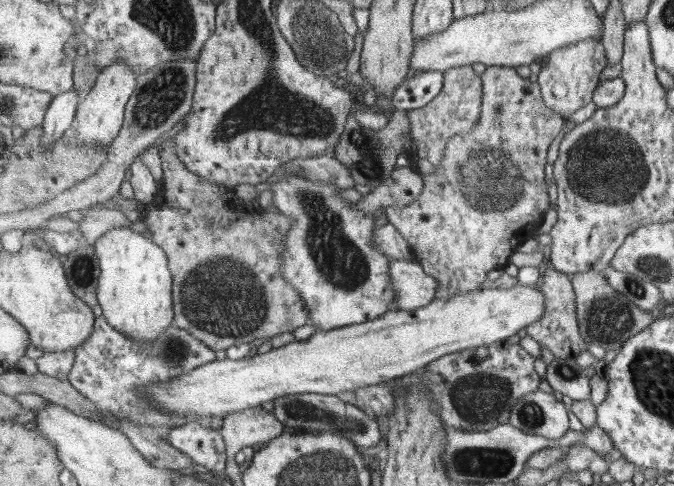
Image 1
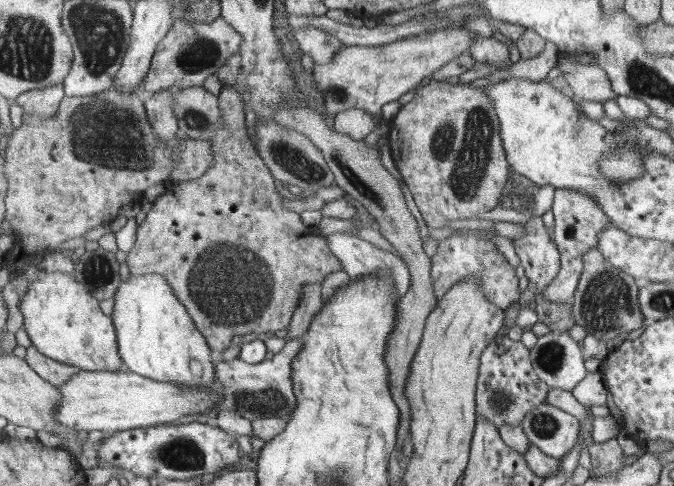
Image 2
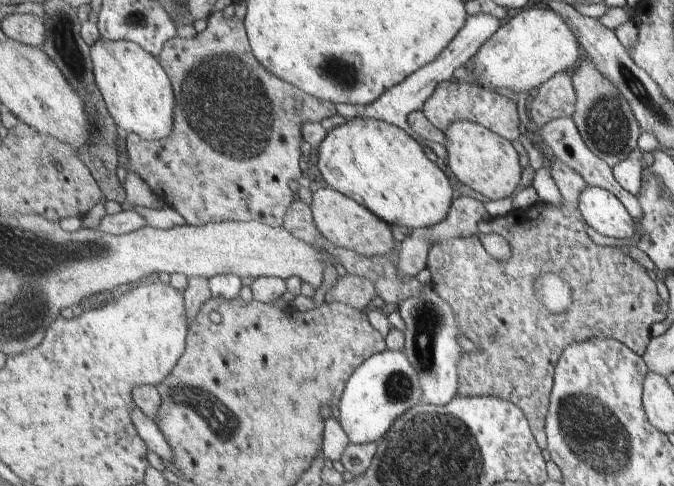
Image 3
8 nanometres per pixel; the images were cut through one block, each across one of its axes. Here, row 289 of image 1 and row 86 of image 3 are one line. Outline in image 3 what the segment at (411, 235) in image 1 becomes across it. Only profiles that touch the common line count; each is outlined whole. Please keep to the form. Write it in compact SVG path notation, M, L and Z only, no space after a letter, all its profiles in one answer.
M459 80L445 81L437 86L437 90L427 99L423 108L427 118L444 133L447 128L457 121L471 120L479 122L489 130L503 135L511 140L519 140L521 136L521 120L519 120L519 108L517 100L509 99L501 94L489 92L485 88L465 84Z

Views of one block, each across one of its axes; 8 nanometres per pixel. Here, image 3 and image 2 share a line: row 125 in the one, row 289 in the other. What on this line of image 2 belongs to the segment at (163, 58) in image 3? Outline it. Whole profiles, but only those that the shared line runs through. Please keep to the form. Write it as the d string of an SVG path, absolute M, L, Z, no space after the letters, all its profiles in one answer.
M222 88L219 93L221 125L218 126L215 136L207 139L213 144L213 165L209 167L209 170L203 176L191 181L177 182L171 179L163 181L164 193L156 198L151 209L145 213L145 218L137 220L139 222L137 242L133 249L127 253L127 264L131 274L145 275L145 273L159 273L165 276L169 284L174 288L175 295L186 305L197 329L207 338L211 350L220 353L223 350L227 350L229 346L233 346L231 343L233 336L251 336L251 333L264 336L267 332L275 333L290 327L293 315L303 298L304 287L319 286L327 280L327 276L331 272L341 272L341 270L344 270L343 263L339 260L339 257L331 252L331 248L327 244L326 235L318 235L316 228L305 225L297 205L289 203L286 198L279 196L277 190L275 190L275 180L273 180L275 178L272 176L269 166L263 160L258 149L256 149L256 146L249 139L249 134L247 134L244 103L242 101L243 98L241 98L241 94L236 92L236 89Z

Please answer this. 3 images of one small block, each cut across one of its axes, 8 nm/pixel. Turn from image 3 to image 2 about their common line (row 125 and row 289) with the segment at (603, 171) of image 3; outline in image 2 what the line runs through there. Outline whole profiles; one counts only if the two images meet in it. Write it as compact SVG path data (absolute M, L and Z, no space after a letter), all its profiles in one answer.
M559 188L555 194L553 208L555 228L552 238L557 244L557 248L562 252L562 267L556 279L542 292L545 299L550 301L565 303L571 300L573 302L575 291L577 291L585 267L583 256L593 248L598 248L599 234L613 224L611 218L607 217L607 213L599 207L599 201L592 196L588 196L585 192Z

